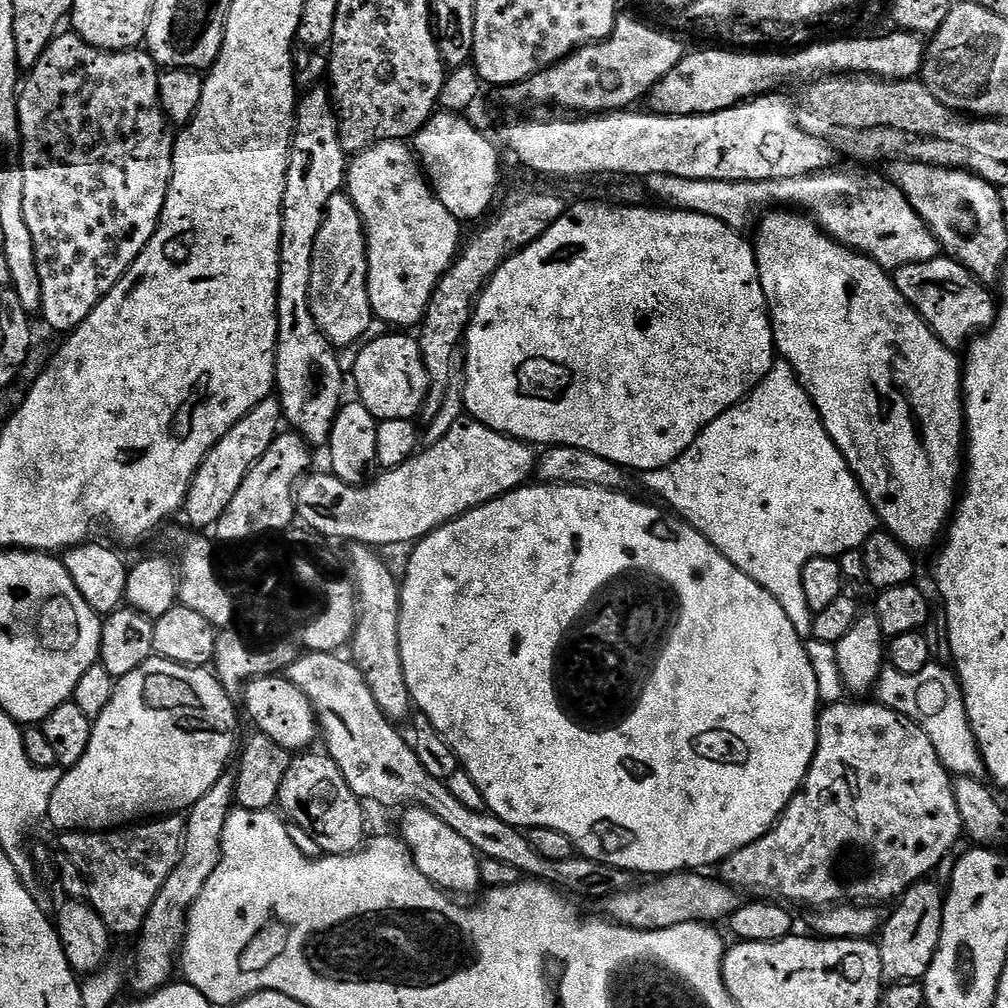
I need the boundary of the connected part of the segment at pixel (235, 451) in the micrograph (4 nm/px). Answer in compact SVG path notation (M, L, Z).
M269 398L263 400L258 406L254 406L254 410L247 412L217 442L215 448L208 453L204 465L200 468L186 501L188 520L196 527L193 529L211 529L218 522L218 518L222 518L226 506L230 506L230 502L233 501L234 494L238 494L238 488L242 486L242 480L262 458L262 454L266 454L266 450L270 450L270 446L276 441L284 423L283 405L279 399Z

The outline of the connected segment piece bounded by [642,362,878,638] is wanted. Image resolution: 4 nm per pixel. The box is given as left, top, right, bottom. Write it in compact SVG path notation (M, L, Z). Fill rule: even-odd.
M777 362L770 370L770 374L766 374L763 382L745 400L740 401L730 410L726 410L721 416L714 418L714 422L710 422L705 426L700 432L700 437L677 460L653 472L643 473L642 480L644 480L646 487L657 492L665 500L663 503L669 509L683 514L691 523L695 524L703 532L705 538L727 560L736 565L740 571L745 572L754 582L762 585L783 606L788 617L799 630L801 637L804 638L812 636L812 622L814 619L812 608L806 600L806 590L802 586L804 567L819 556L840 558L843 557L843 552L852 552L855 548L856 551L863 549L865 542L878 531L878 515L875 505L868 500L867 492L861 488L860 481L856 479L855 473L852 472L852 467L848 464L848 458L844 455L844 451L829 438L824 419L820 417L820 411L816 409L816 403L810 398L810 394L804 388L804 383L801 382L795 370L787 362Z

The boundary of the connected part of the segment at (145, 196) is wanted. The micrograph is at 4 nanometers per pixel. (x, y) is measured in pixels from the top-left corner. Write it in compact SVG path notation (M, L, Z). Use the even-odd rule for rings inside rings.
M67 30L68 32L61 31L45 48L43 55L35 59L36 65L32 68L32 77L27 77L26 83L23 85L20 93L20 139L22 147L19 149L20 161L19 167L24 173L24 209L28 215L30 222L30 230L36 239L36 265L40 271L40 287L42 289L42 313L44 312L44 320L52 328L57 328L58 331L64 332L63 334L71 333L72 329L77 328L78 325L86 319L89 314L95 310L96 307L102 302L102 298L106 294L110 294L110 290L114 290L116 283L120 281L124 275L128 273L128 267L138 259L142 254L144 247L152 240L153 234L160 226L160 216L164 212L164 207L168 201L168 192L172 188L172 149L174 145L174 132L168 129L170 127L170 119L167 113L164 112L164 107L160 100L160 77L162 75L161 65L156 63L156 59L152 53L140 48L132 48L129 52L107 52L102 48L95 48L92 44L81 36L77 36L75 31Z

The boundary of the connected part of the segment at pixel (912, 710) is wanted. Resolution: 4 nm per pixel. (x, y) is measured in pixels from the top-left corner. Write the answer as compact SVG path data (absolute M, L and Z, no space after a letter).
M939 662L926 665L918 674L902 674L896 668L885 667L878 685L879 703L895 712L901 712L920 725L920 729L934 742L940 761L949 773L956 776L980 778L986 767L983 754L976 741L968 711L964 705L964 692L960 681L951 667L943 668Z

